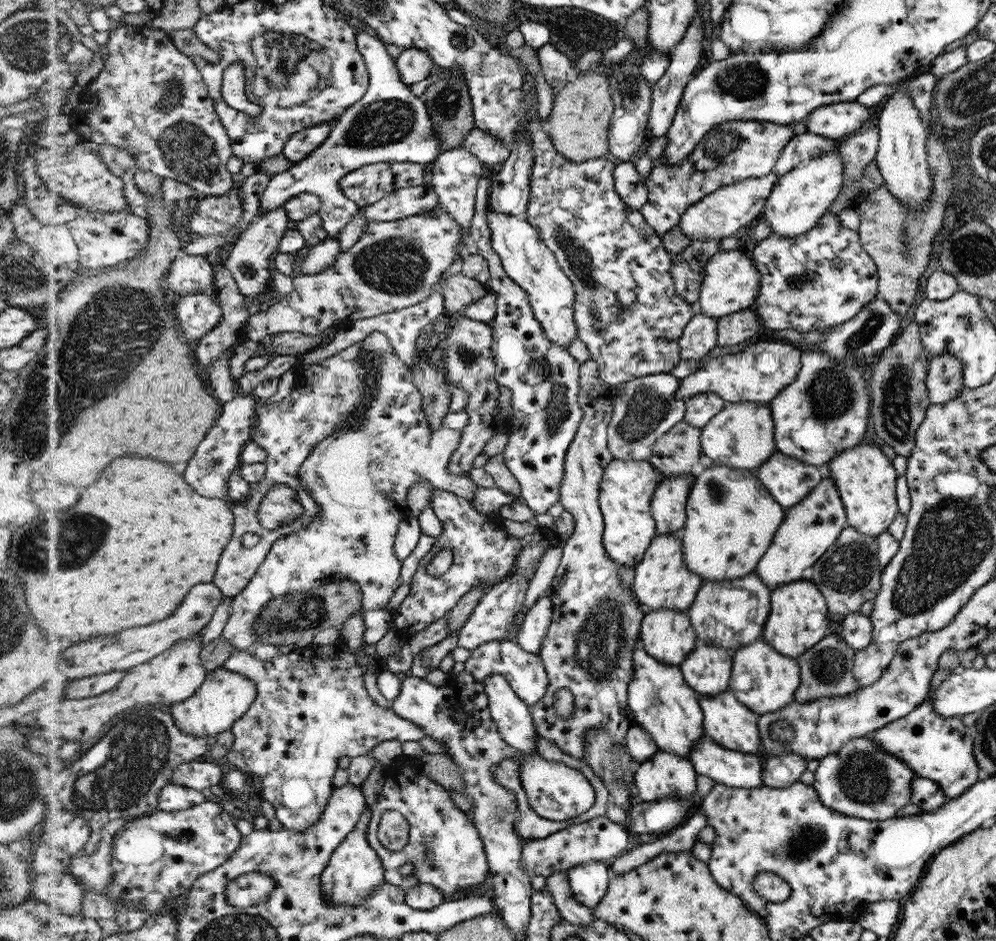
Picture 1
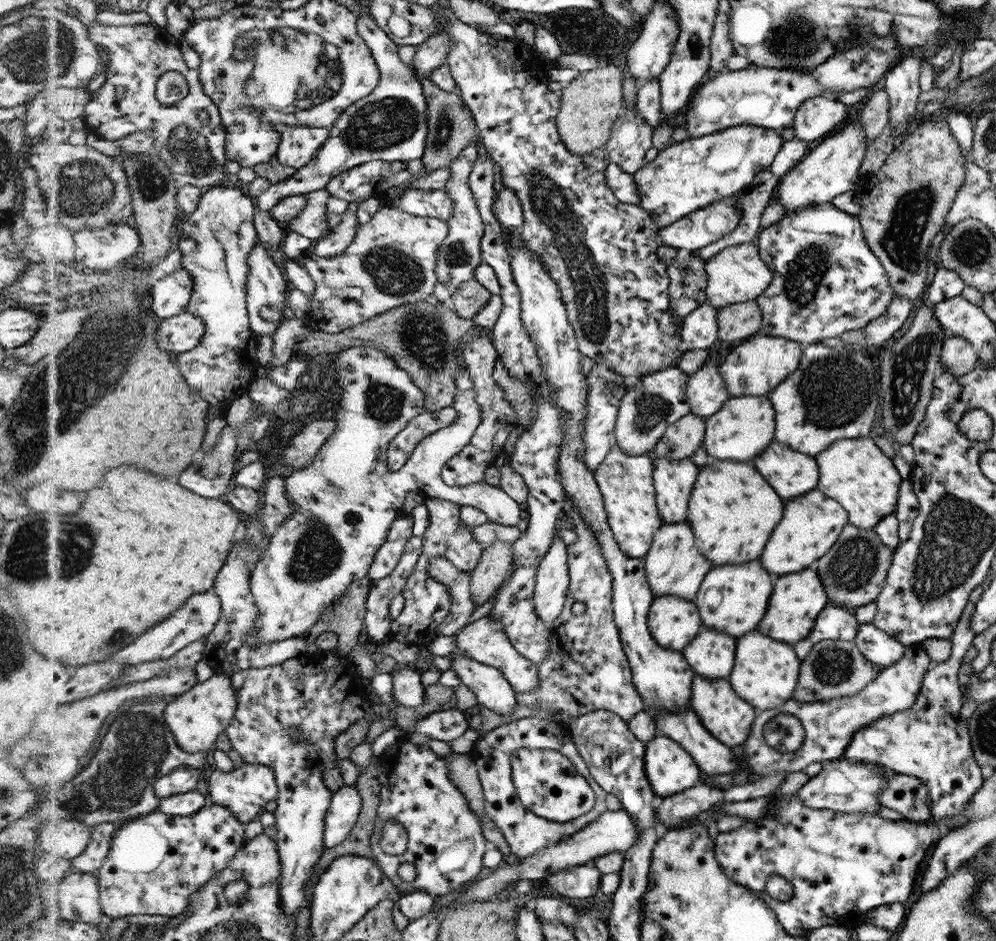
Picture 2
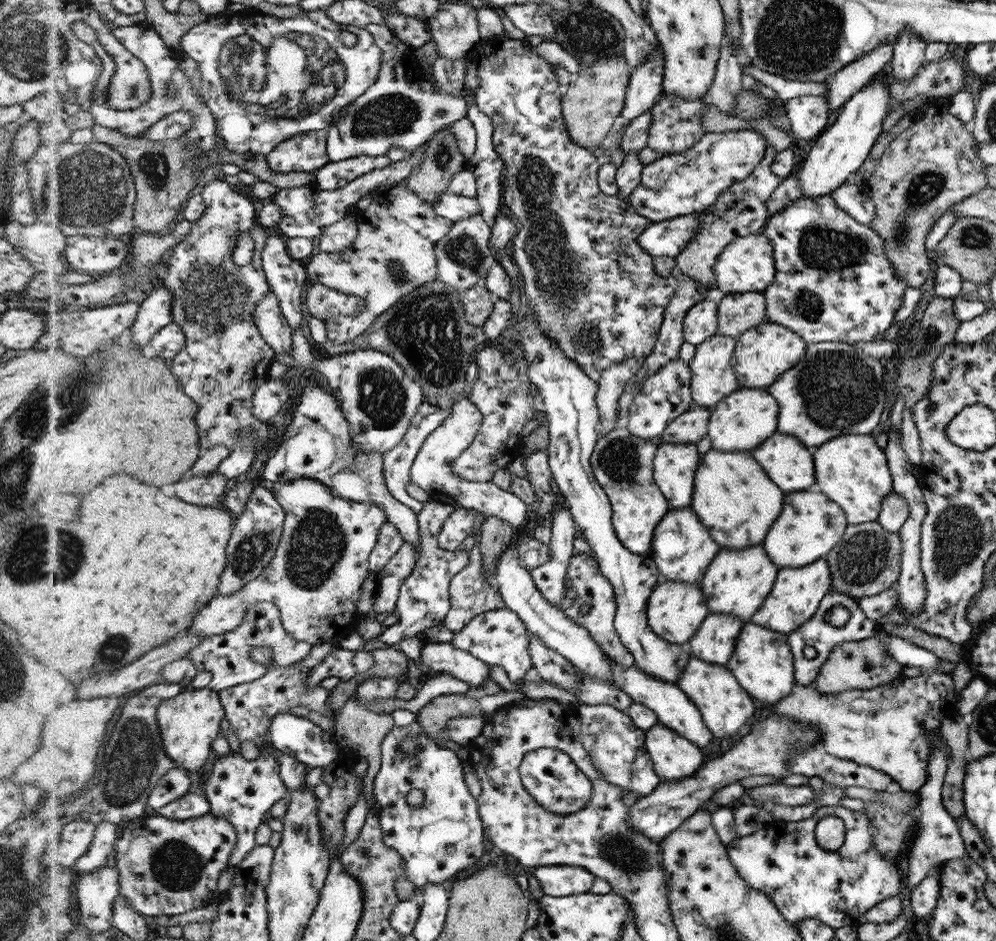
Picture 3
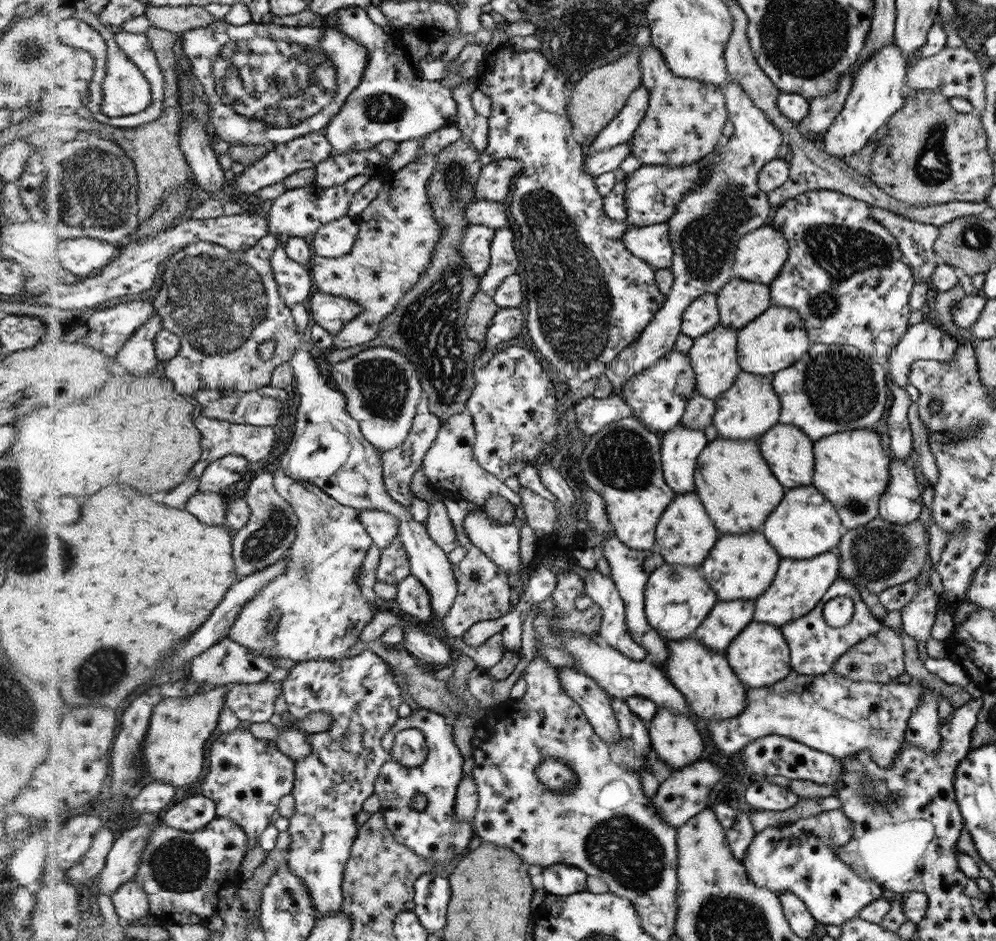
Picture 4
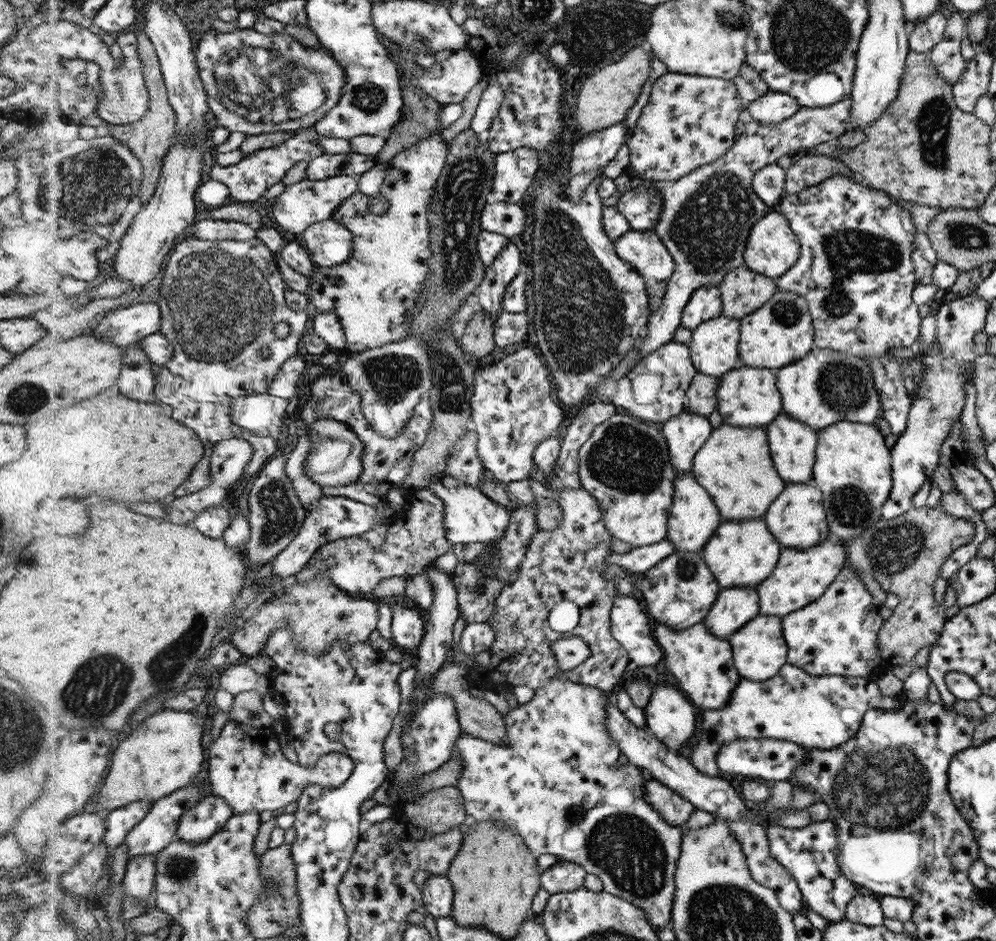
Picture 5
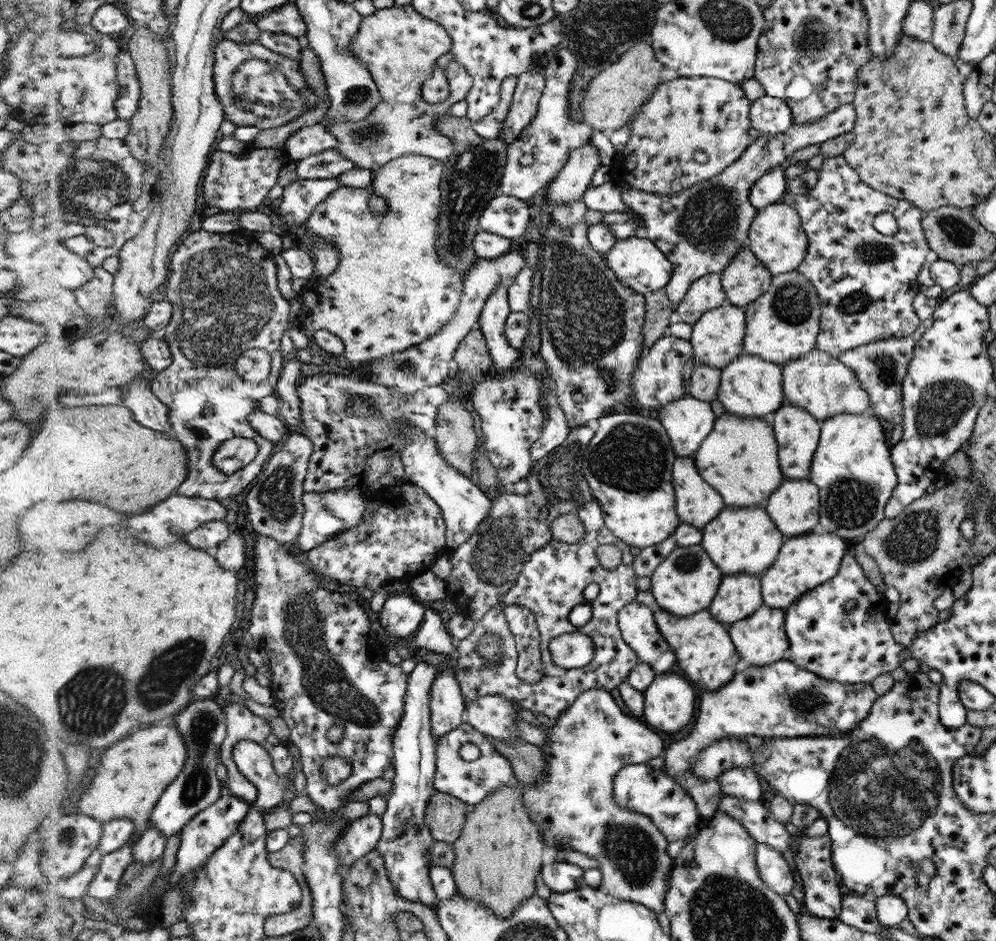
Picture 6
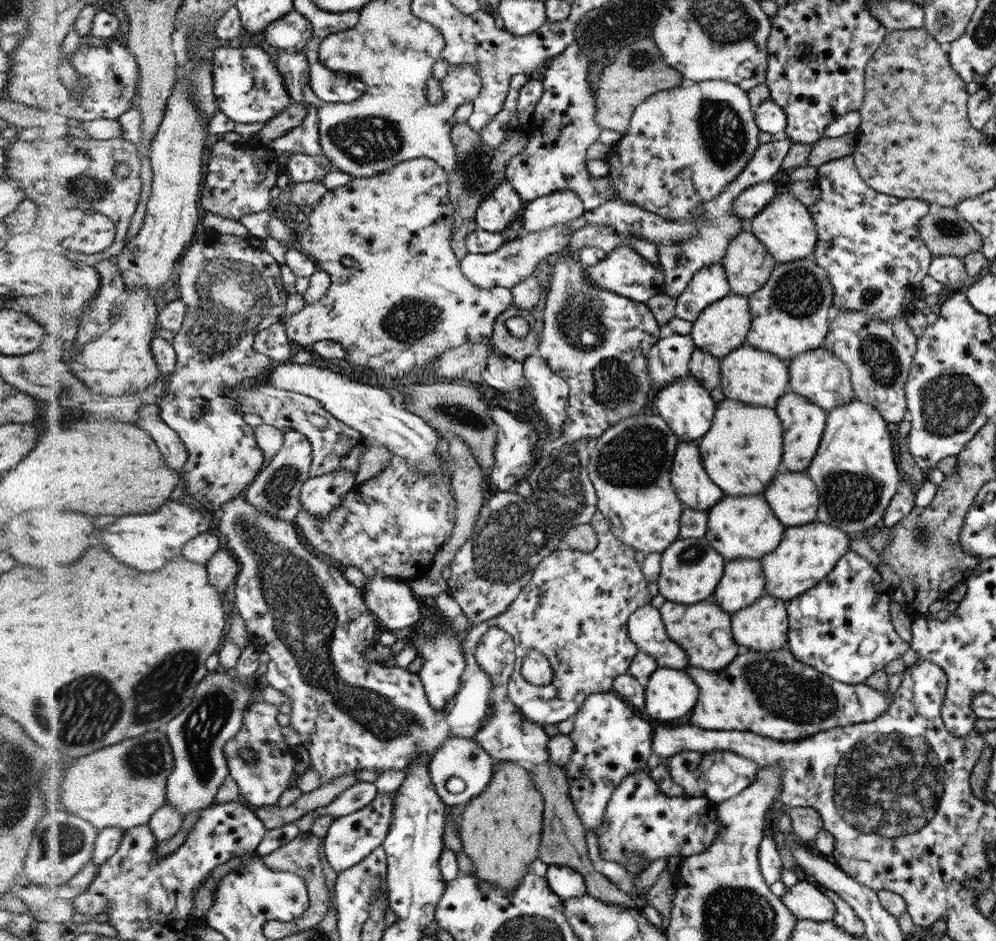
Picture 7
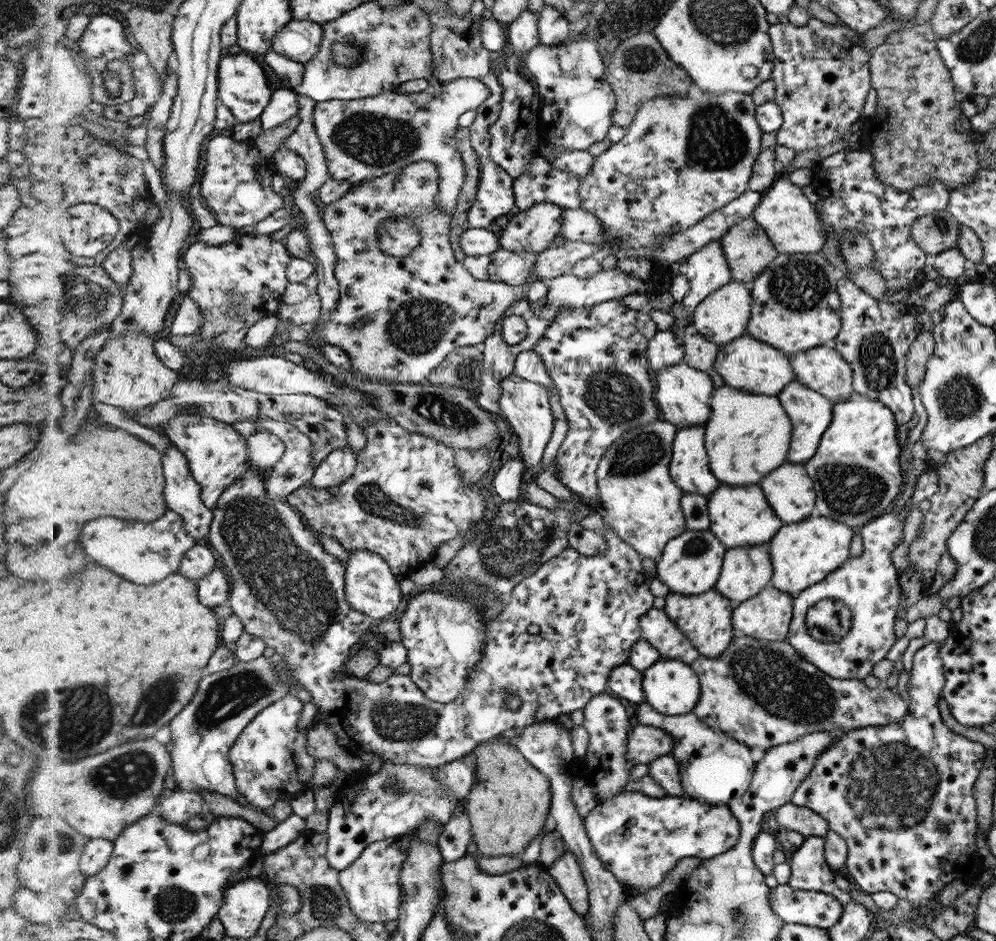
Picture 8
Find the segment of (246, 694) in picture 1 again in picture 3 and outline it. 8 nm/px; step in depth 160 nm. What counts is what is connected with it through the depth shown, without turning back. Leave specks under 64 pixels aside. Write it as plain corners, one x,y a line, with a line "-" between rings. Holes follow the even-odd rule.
209,686
202,689
188,687
176,698
168,699
159,706
159,723
163,730
165,749
180,768
190,773
198,772
212,756
212,748
222,730
224,718
227,718
227,710
220,691

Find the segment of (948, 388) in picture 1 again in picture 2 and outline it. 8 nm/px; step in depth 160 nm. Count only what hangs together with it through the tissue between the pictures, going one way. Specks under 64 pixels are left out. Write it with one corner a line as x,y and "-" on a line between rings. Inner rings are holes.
950,335
944,341
941,352
941,368
955,375
963,375
974,370
979,354
971,342
964,337

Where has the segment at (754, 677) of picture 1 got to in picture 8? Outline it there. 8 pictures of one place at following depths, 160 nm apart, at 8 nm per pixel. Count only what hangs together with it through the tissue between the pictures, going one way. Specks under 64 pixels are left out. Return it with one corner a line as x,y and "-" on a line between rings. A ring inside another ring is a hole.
768,585
755,597
737,605
732,614
732,624
741,636
786,641
788,622
792,617
790,593

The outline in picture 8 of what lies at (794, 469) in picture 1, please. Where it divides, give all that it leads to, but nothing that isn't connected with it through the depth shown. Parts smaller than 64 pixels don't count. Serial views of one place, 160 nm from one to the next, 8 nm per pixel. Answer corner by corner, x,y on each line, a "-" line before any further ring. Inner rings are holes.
793,381
790,385
783,388
777,396
782,404
782,408
786,410
790,422
792,422
792,441
788,456
792,454
792,458
788,458
788,462
802,462
805,464
810,461
810,456
814,456
818,452
819,442
823,438
823,434
827,433
831,423
834,421
834,404
830,399
810,387
804,386
804,383

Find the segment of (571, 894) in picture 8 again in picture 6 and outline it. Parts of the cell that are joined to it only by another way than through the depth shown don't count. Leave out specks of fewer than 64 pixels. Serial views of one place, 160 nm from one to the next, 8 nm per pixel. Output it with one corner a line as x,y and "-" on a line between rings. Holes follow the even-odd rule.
555,861
544,866
540,876
553,893
568,893
581,888
583,872
574,864

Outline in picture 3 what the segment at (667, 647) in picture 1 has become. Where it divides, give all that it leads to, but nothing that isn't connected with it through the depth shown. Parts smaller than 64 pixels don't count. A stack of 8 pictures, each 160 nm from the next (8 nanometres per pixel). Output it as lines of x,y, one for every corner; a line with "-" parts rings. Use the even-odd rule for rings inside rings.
660,579
650,596
650,604
647,606
647,622
651,629
668,642
679,646
686,646
708,616
710,616
710,610
707,598
699,583

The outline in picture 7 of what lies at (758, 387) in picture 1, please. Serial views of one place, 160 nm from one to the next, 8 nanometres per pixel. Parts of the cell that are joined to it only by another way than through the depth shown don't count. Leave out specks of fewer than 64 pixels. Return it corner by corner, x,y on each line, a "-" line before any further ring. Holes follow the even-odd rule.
812,256
792,262
777,264
771,277
767,280
767,284
764,285
762,289
758,289
748,297
752,315
754,316
751,320
751,332
748,333
746,344
763,351
768,351
769,353
775,354
777,357
789,362
794,357
798,357
799,354
807,353
808,351
814,350
814,348
819,349
823,346
823,342
826,340
827,334
829,333
828,328
831,328
831,324
828,322
828,312
830,312
830,306
832,306
832,283
827,270
824,270
824,267
821,267

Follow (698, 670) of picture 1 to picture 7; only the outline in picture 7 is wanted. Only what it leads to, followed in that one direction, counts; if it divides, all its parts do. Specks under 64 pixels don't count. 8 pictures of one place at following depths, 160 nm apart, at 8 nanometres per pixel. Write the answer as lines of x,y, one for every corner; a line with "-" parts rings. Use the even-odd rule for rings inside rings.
761,559
726,561
723,578
711,598
728,614
734,614
766,594
766,580

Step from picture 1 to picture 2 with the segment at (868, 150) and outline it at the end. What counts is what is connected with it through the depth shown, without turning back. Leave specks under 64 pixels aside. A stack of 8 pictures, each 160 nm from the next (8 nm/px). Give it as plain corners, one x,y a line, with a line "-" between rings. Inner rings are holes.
885,89
873,92
861,107
860,122
864,127
866,140
873,142
889,124
889,96

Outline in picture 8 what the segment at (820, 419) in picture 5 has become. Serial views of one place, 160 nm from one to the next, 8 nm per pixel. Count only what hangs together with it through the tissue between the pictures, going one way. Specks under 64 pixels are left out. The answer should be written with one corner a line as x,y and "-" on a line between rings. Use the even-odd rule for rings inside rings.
824,347
805,350
790,355
795,371
795,381
804,383
810,390
830,399
833,404
842,404
854,393
854,368
836,349

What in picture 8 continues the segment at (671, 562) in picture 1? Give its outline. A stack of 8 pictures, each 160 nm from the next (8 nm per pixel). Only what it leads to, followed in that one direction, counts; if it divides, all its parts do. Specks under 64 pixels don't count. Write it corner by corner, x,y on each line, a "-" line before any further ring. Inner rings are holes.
705,426
679,429
675,434
670,472
676,484
680,488
684,486
684,493
698,493
707,498
721,484
712,474
705,437

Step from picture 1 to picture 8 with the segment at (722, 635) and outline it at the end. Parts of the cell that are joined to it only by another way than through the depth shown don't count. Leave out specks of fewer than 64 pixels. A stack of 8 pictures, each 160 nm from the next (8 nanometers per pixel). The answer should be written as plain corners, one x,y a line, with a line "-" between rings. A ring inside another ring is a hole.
721,484
707,496
710,532
724,542
727,549
739,546
768,544
782,527
782,519
776,516
766,502
758,486
726,486

